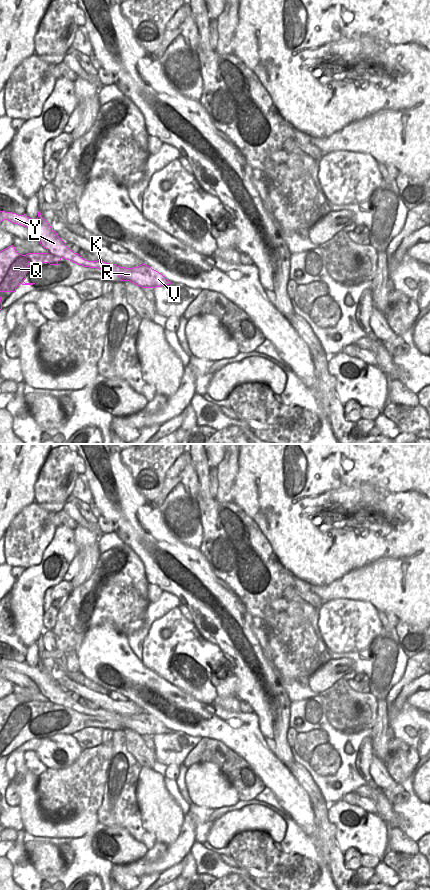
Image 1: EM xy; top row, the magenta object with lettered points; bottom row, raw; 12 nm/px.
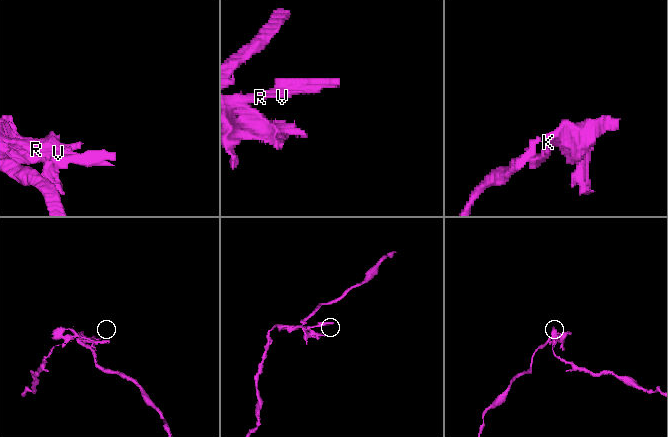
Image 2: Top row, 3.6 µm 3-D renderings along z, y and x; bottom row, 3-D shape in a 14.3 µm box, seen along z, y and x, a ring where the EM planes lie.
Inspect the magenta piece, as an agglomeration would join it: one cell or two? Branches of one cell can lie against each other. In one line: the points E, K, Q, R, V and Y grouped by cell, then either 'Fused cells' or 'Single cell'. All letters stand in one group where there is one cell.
Groups: E K Y / Q R V. Fused cells

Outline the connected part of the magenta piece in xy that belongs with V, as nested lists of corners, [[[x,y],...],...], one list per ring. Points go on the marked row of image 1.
[[[145,264],[134,268],[117,266],[109,272],[116,274],[119,281],[129,281],[141,288],[155,288],[171,284],[165,276]]]

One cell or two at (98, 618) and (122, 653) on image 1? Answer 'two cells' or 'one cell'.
two cells

